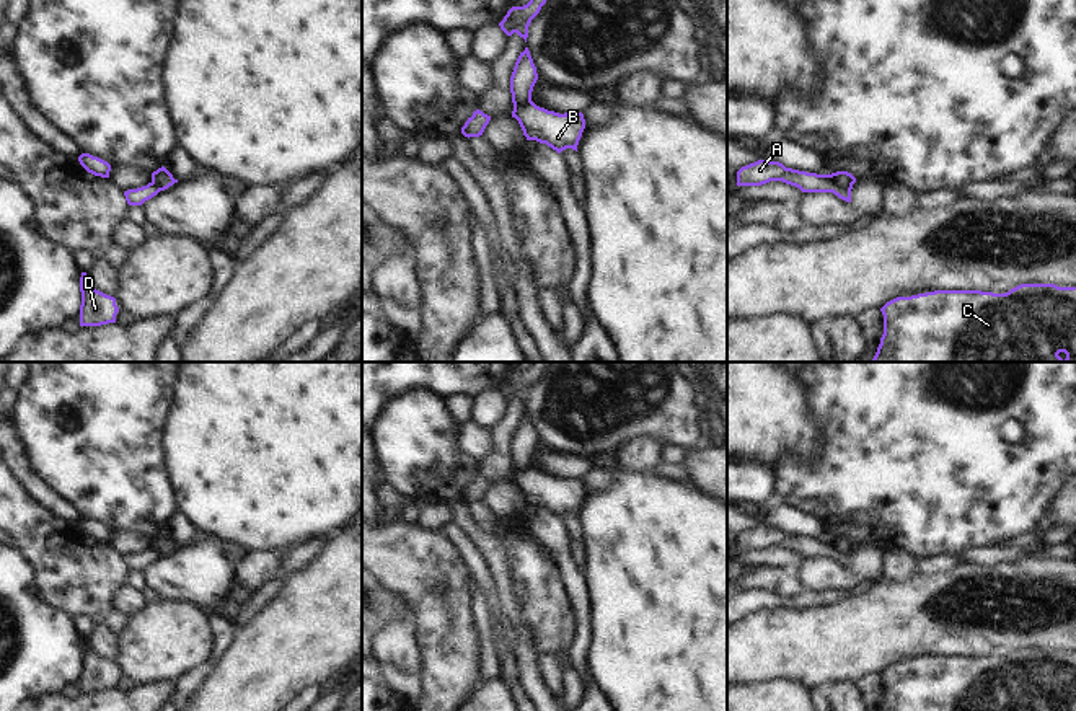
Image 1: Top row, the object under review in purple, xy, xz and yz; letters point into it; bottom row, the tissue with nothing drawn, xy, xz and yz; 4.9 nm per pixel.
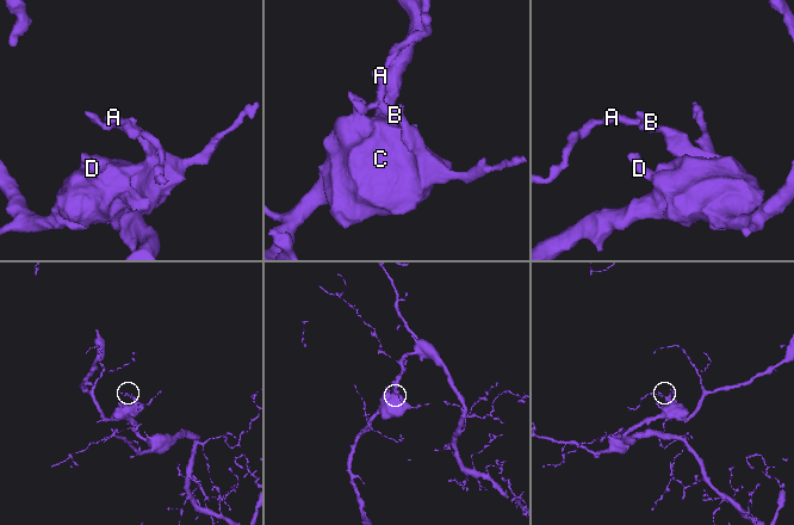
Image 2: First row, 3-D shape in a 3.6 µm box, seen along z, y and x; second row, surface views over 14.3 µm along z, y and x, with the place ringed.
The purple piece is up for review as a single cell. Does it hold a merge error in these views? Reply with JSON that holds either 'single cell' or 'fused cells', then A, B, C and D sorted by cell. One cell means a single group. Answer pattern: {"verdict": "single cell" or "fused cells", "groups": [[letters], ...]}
{"verdict": "fused cells", "groups": [["A"], ["B", "C", "D"]]}

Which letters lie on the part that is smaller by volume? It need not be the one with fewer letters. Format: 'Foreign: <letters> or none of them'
Foreign: A

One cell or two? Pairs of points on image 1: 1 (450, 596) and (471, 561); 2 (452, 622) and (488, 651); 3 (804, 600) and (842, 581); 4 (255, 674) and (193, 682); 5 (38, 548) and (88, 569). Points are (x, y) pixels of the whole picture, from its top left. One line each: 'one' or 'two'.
1: two
2: two
3: two
4: two
5: one

